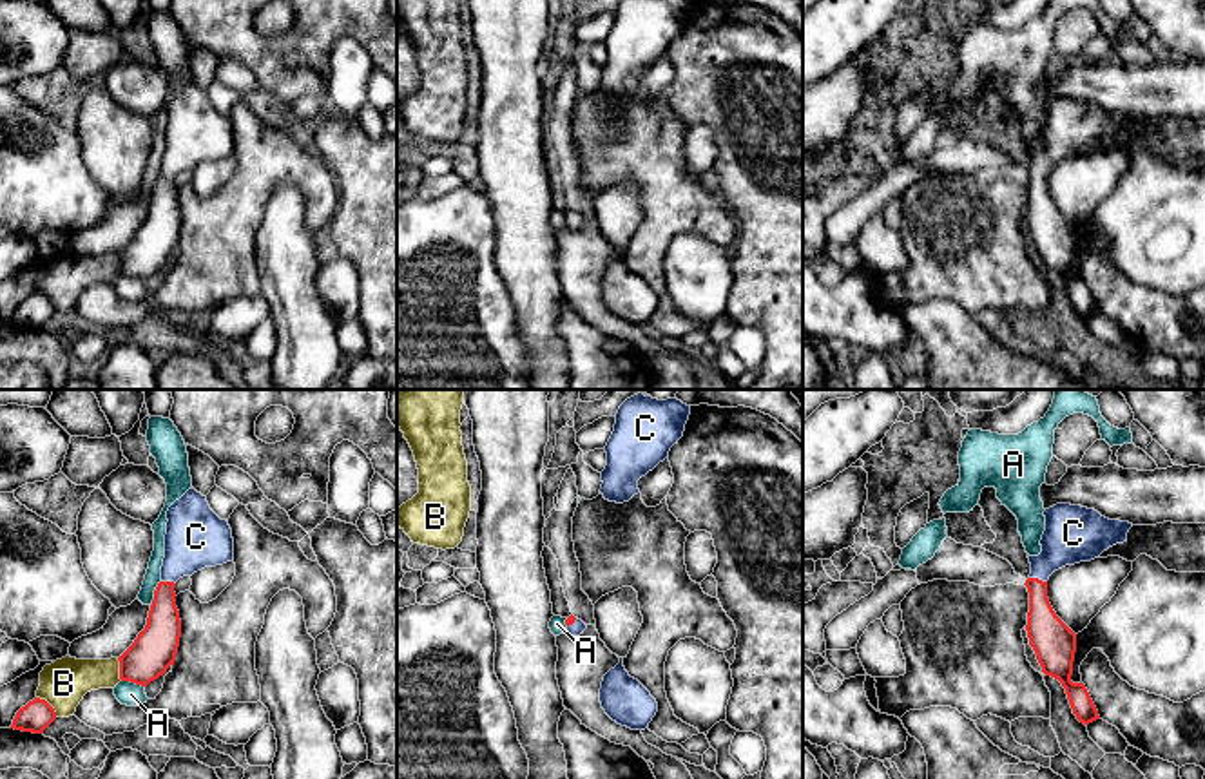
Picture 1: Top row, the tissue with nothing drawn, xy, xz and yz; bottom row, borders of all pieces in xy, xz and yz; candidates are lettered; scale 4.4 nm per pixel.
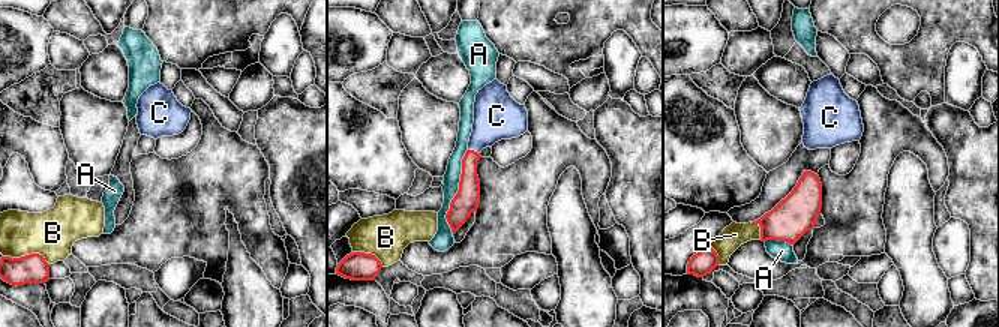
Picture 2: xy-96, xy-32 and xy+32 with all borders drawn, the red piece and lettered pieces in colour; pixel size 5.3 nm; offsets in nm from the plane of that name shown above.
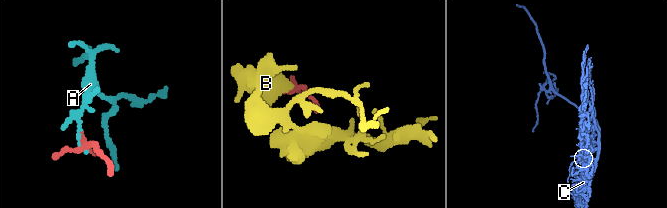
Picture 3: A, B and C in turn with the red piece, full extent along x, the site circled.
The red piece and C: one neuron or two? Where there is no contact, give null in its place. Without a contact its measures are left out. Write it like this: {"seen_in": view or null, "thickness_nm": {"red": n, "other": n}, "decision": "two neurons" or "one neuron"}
{"seen_in": "yz", "thickness_nm": {"red": 170, "other": 240}, "decision": "one neuron"}

